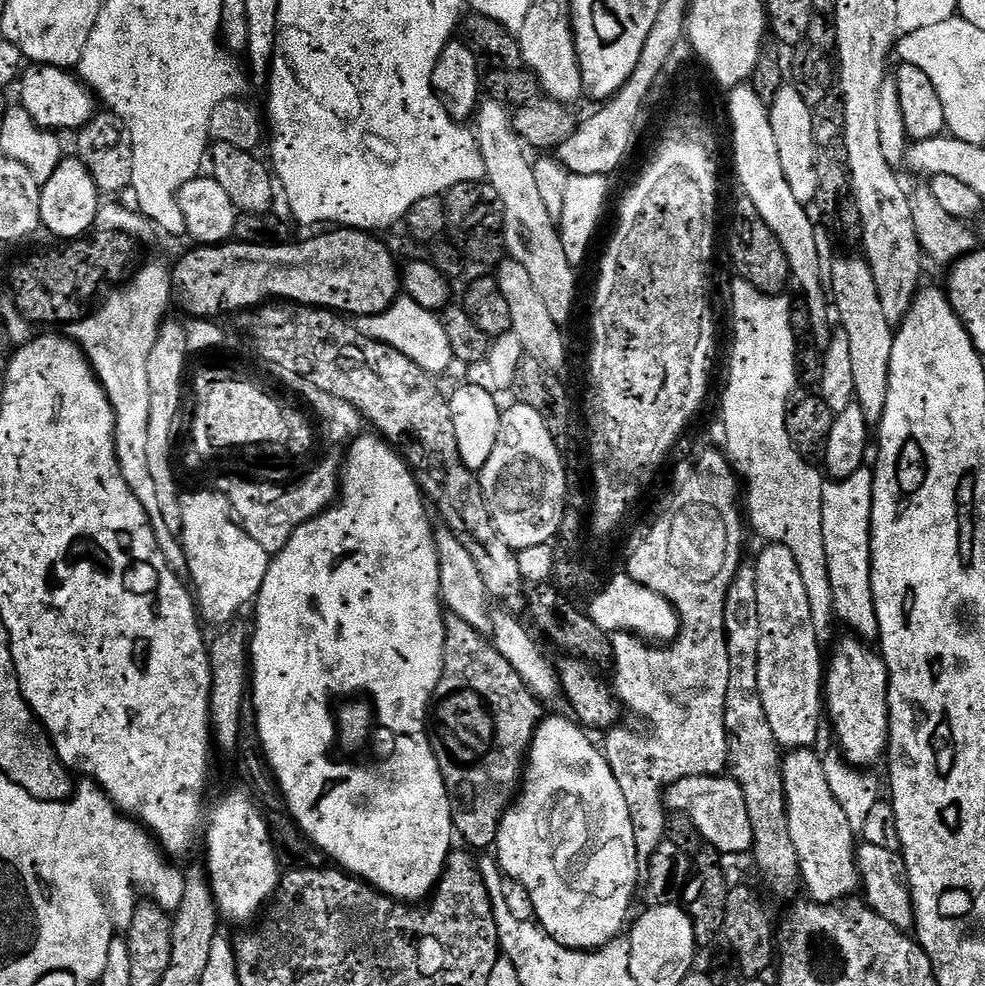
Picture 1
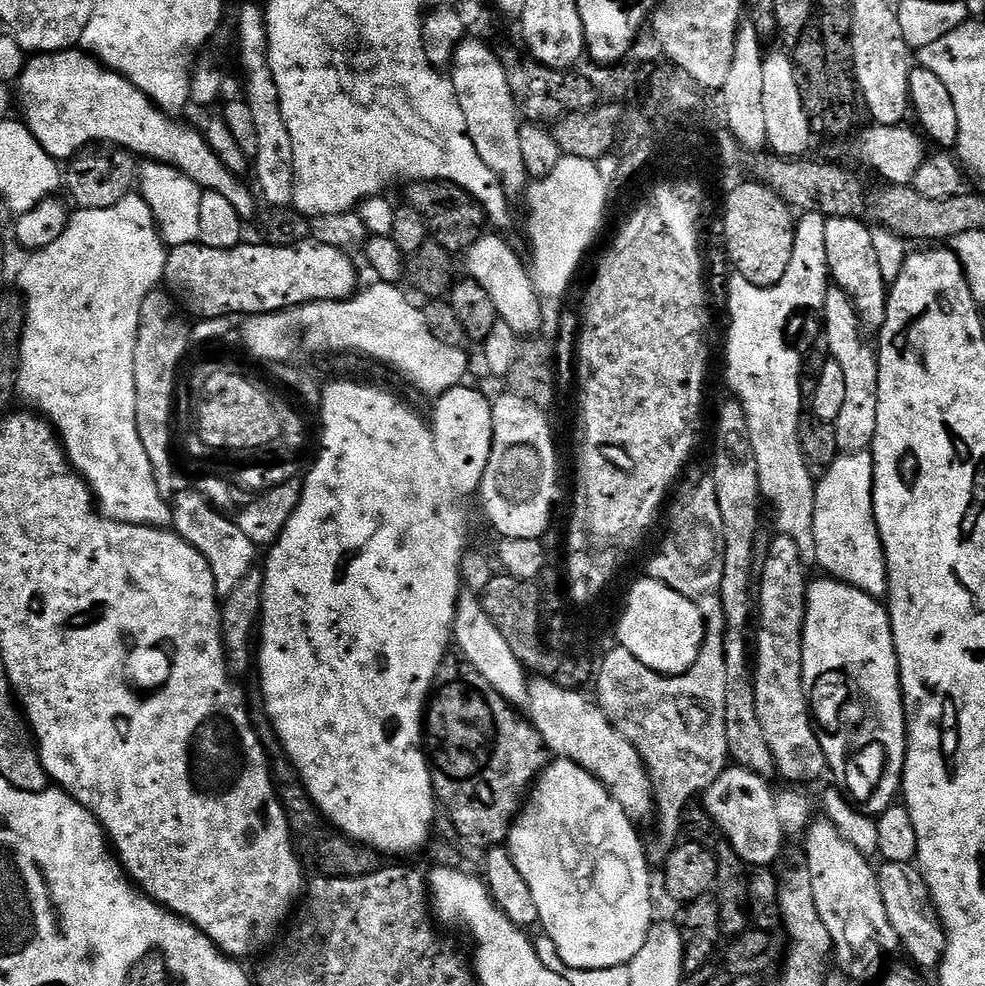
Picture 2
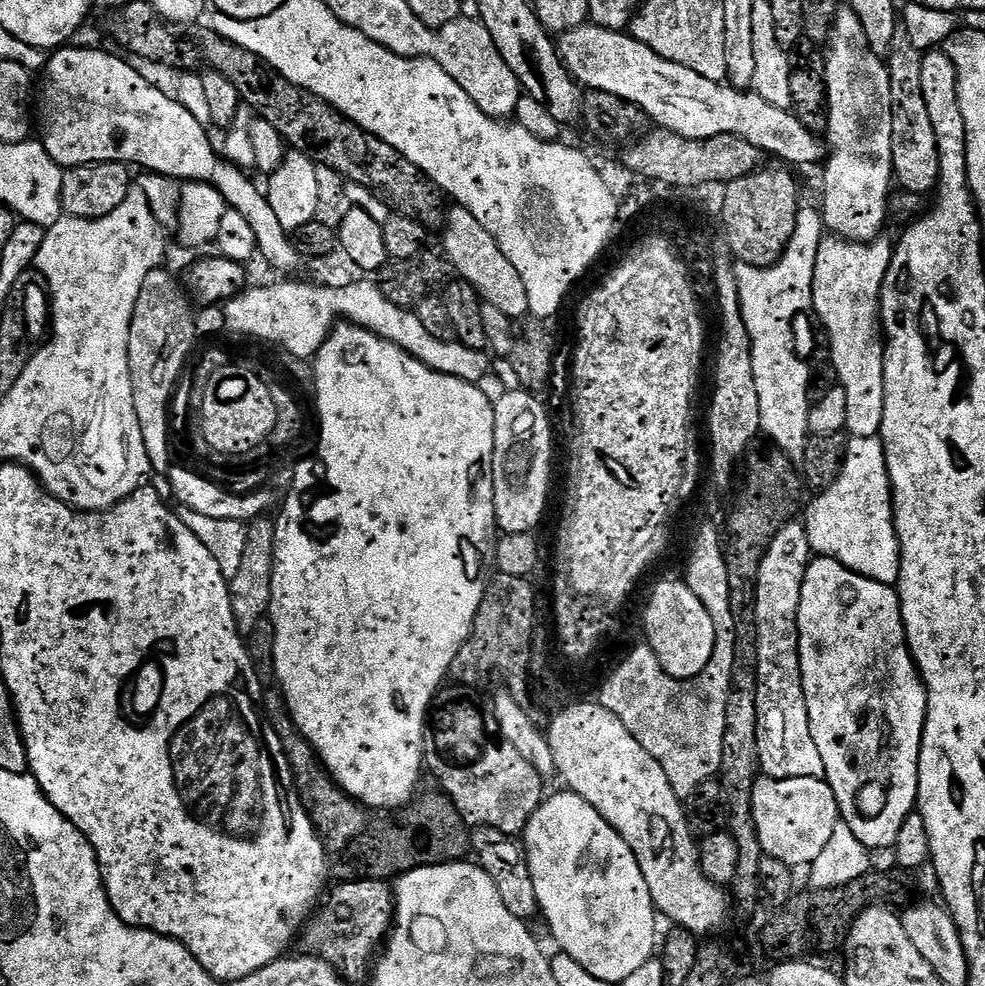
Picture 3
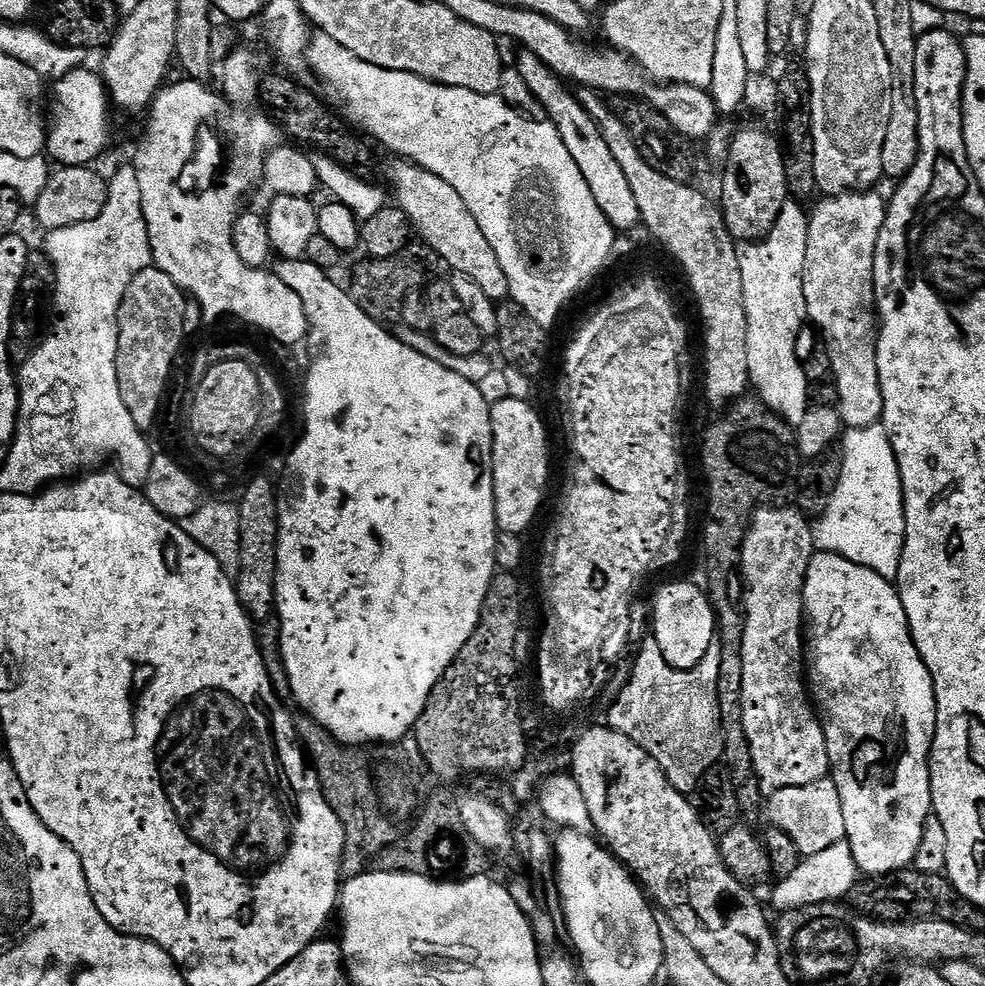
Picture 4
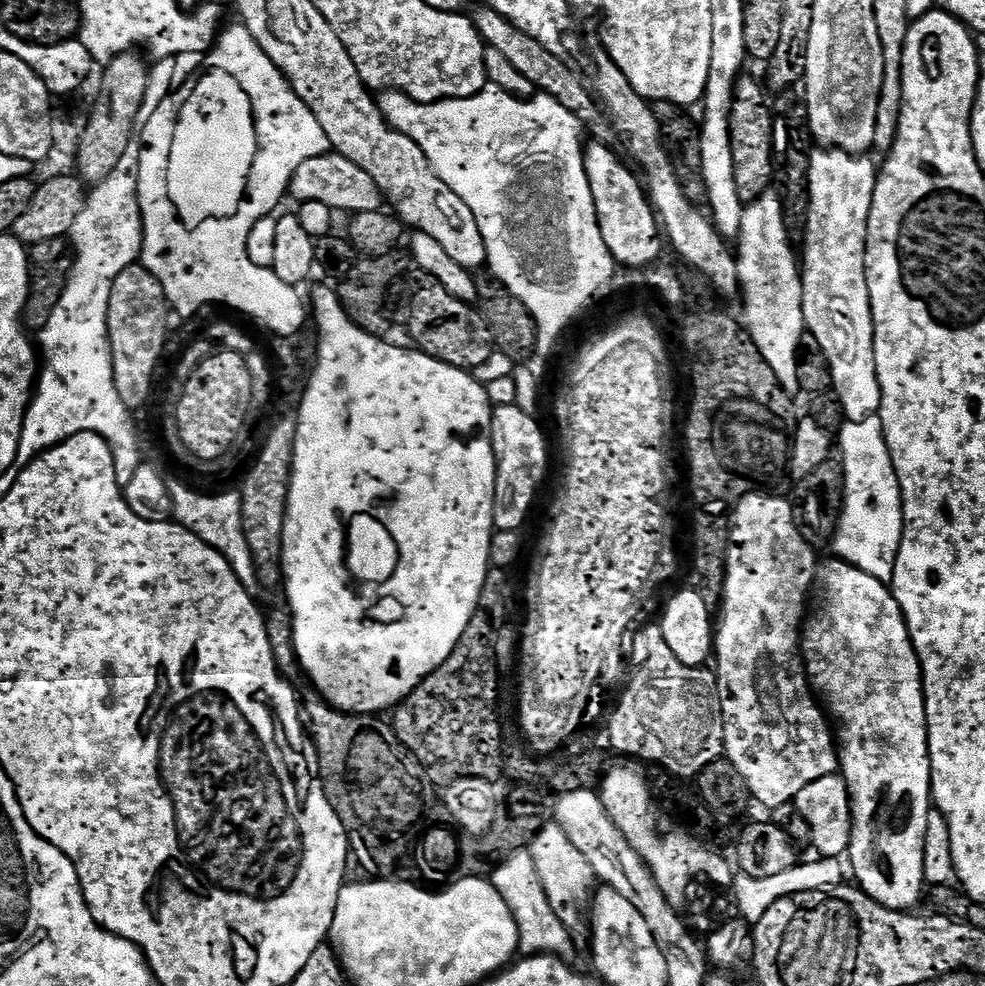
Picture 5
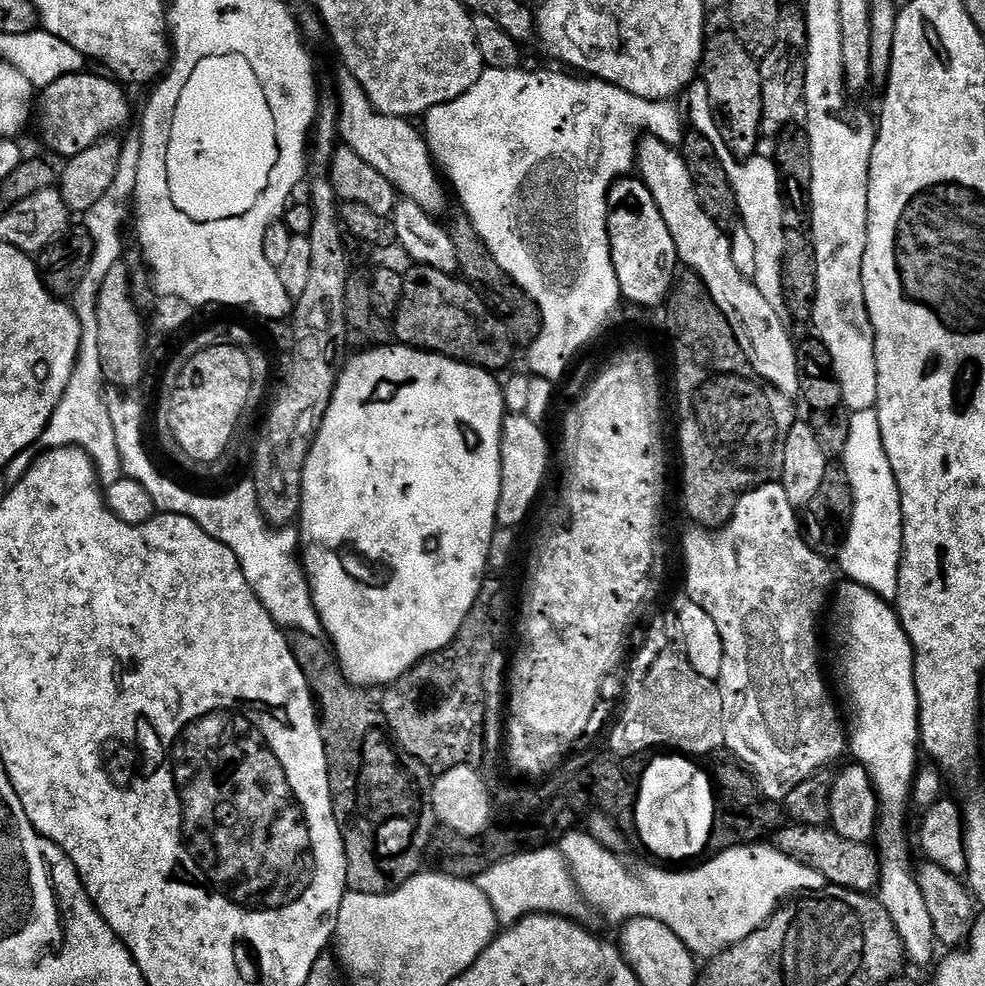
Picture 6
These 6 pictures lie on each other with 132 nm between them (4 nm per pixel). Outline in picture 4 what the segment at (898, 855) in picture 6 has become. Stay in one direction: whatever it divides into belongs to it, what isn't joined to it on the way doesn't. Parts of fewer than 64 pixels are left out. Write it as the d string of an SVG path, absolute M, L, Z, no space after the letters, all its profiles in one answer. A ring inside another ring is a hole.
M817 551L810 558L810 566L806 570L806 582L804 583L802 660L806 665L806 688L810 693L811 703L818 713L818 719L826 738L830 779L834 782L834 786L838 786L838 798L842 798L842 818L846 818L844 839L847 840L854 854L856 867L865 877L901 872L903 868L911 865L914 854L918 850L918 842L922 838L922 826L932 812L928 756L932 753L932 735L936 733L936 695L934 694L934 682L930 678L930 670L926 670L926 662L922 662L912 641L906 610L902 606L895 583L874 574L874 570L866 570L866 566L858 566L838 554Z

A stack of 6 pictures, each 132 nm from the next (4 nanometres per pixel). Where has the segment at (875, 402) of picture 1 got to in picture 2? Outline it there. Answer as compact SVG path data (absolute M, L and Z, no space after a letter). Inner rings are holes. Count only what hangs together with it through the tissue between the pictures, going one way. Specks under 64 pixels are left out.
M826 219L826 258L830 280L852 299L856 313L860 316L863 331L868 334L879 333L886 318L889 285L882 278L878 267L878 254L874 251L872 228L863 219Z

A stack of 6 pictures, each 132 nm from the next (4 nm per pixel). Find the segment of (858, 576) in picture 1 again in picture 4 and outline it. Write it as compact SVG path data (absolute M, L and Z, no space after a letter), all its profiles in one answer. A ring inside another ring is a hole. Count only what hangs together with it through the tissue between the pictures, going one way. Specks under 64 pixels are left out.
M883 423L850 428L843 433L842 474L834 494L823 505L820 521L812 524L812 543L819 551L833 552L882 578L895 581L904 549L906 518L900 467Z

